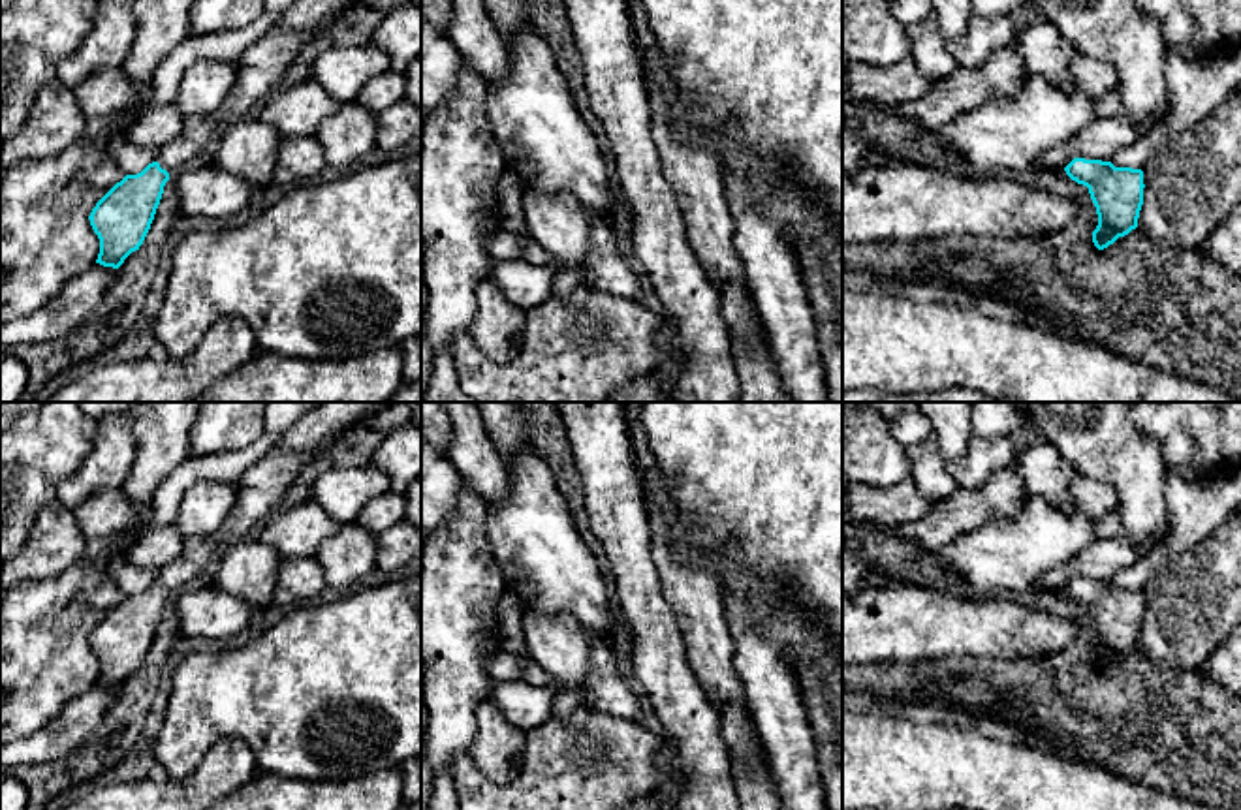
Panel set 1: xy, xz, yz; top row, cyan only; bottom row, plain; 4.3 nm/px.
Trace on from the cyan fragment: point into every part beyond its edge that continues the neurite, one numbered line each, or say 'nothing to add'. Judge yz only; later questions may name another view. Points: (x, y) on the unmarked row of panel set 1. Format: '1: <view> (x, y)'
nothing to add

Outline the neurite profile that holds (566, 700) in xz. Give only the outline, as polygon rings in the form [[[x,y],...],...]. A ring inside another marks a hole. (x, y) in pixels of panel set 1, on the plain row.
[[[534,660],[525,665],[523,678],[555,690],[553,716],[557,718],[568,718],[585,701],[573,688],[558,686]]]

